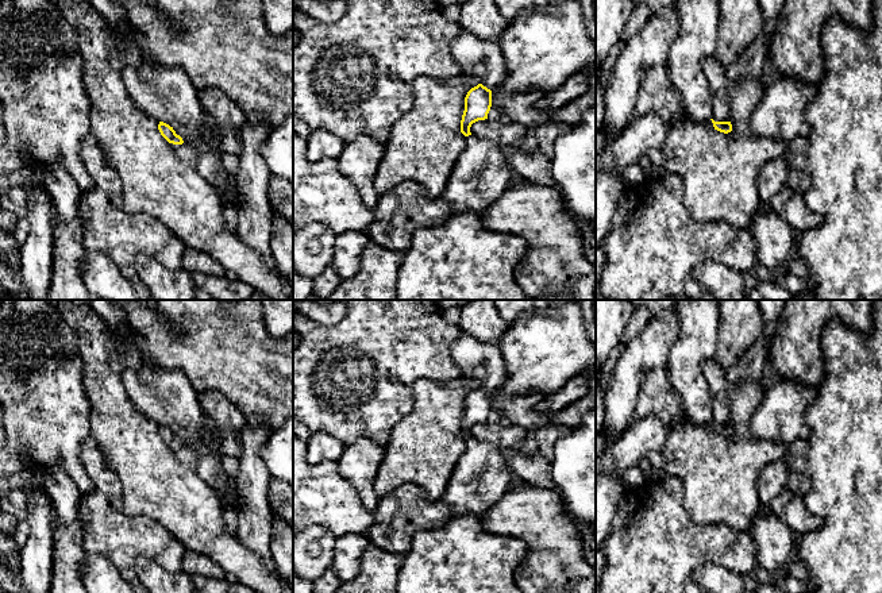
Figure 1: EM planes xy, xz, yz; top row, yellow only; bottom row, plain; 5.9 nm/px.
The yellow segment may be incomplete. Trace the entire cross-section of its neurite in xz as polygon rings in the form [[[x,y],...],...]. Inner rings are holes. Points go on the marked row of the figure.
[[[461,30],[458,38],[452,41],[451,55],[463,73],[474,78],[478,85],[471,88],[465,97],[461,132],[466,136],[466,147],[455,162],[442,199],[454,212],[484,212],[511,188],[515,174],[501,153],[500,143],[479,139],[470,132],[473,123],[488,119],[492,91],[498,88],[507,77],[505,59],[497,41],[482,41],[465,30]]]

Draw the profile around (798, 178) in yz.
[[[794,138],[789,143],[785,159],[789,167],[789,186],[805,192],[810,186],[810,176],[805,170],[808,138]]]

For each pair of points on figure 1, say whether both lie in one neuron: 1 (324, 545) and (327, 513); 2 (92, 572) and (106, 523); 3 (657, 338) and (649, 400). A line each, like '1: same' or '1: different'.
1: different
2: different
3: different

